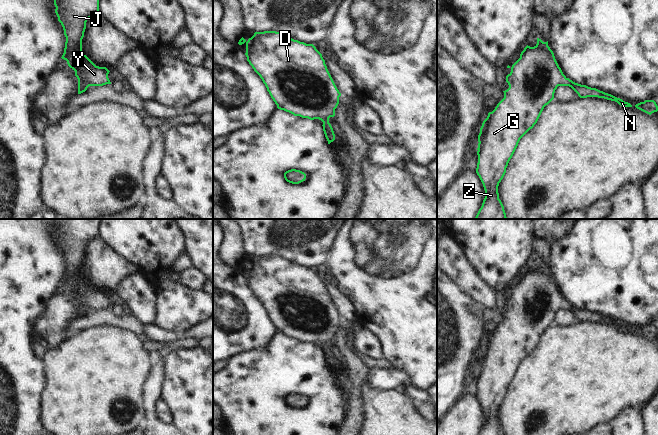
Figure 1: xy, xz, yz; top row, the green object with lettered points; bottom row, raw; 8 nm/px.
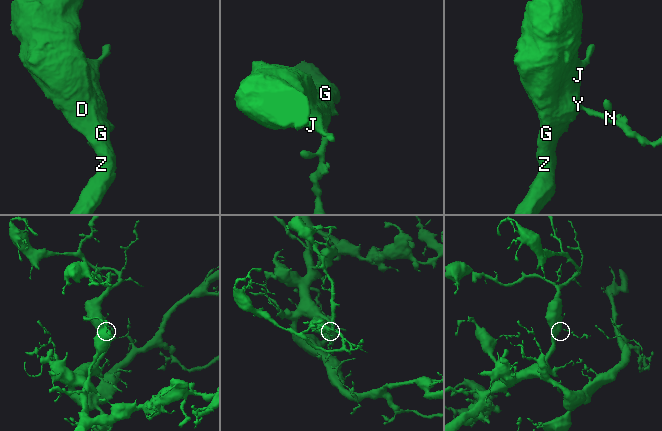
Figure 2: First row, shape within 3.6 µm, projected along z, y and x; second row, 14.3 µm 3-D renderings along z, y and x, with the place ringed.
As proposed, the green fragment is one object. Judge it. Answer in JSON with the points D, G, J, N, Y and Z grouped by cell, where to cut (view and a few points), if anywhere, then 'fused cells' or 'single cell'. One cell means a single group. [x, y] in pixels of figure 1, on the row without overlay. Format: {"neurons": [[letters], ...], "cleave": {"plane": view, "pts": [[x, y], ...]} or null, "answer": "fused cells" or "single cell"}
{"neurons": [["D", "G", "J", "N", "Y", "Z"]], "cleave": null, "answer": "single cell"}

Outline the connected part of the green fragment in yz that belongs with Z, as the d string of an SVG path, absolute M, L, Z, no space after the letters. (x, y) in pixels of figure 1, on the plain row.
M537 262L534 271L526 270L520 282L510 291L511 296L506 300L509 312L504 316L504 322L497 328L492 336L488 337L483 345L478 359L478 387L476 397L479 400L484 414L485 422L479 435L505 435L499 423L498 410L503 403L506 392L512 382L520 363L537 347L544 331L554 323L558 310L571 311L580 322L598 321L615 325L623 331L632 331L611 318L581 309L567 302L559 291L548 265L543 266Z

